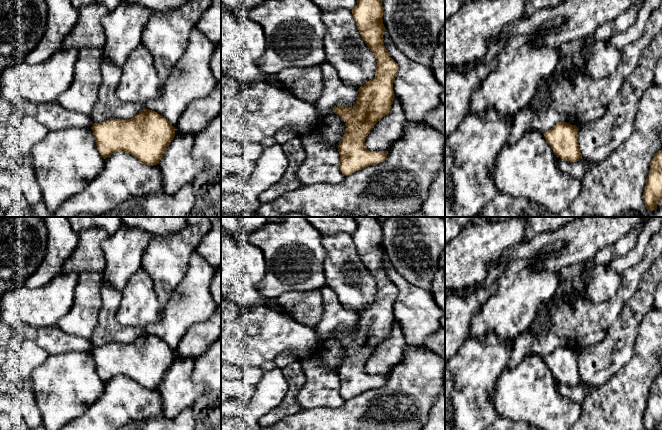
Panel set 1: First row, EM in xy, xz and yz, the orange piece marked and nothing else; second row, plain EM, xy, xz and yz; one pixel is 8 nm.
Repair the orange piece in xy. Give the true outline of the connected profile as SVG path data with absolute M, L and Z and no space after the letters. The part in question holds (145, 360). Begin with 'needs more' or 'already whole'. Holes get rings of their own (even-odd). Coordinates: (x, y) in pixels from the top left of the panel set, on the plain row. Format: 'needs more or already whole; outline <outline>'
already whole; outline M144 332L127 344L109 343L91 351L97 374L104 383L117 375L154 390L175 361L175 352L162 339Z

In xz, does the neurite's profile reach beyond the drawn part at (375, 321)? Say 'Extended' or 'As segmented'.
As segmented

